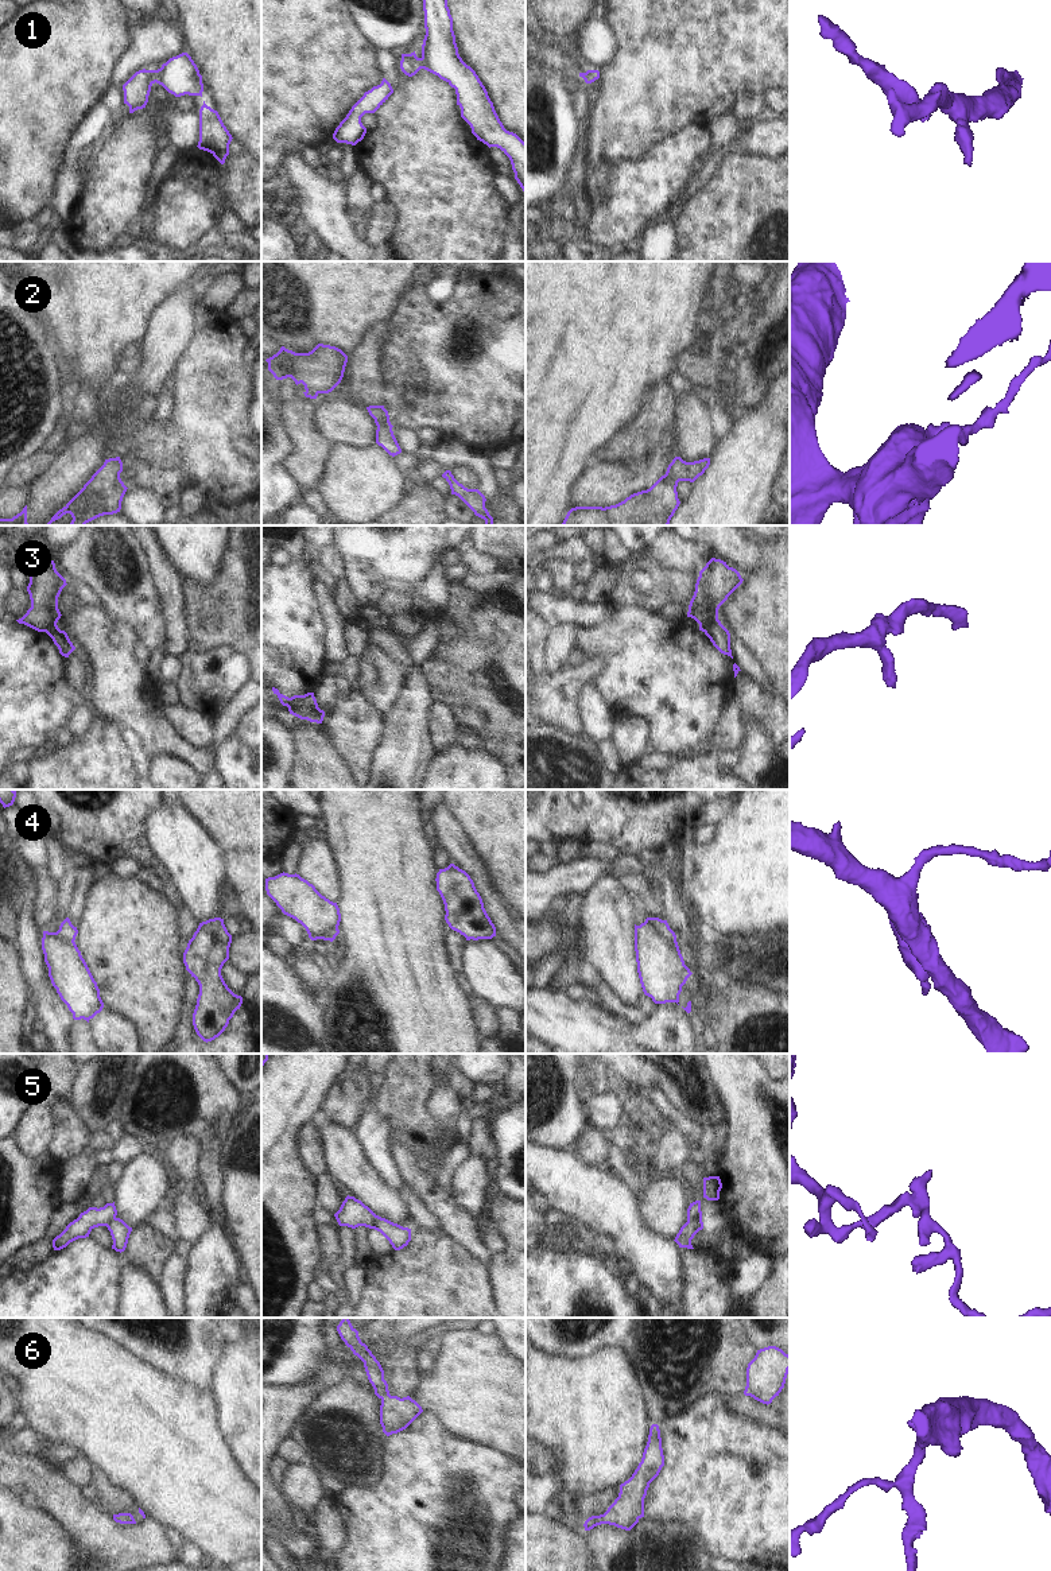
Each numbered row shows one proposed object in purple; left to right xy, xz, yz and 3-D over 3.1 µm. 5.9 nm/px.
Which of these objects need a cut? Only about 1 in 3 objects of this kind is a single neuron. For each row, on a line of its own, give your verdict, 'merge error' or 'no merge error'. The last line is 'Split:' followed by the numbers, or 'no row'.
1: merge error
2: no merge error
3: merge error
4: merge error
5: merge error
6: no merge error
Split: 1, 3, 4, 5

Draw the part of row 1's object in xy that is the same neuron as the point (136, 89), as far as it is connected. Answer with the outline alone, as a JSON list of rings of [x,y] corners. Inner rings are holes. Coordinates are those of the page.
[[[139,70],[124,85],[124,104],[129,106],[129,113],[146,108],[151,86],[156,82],[155,70]]]

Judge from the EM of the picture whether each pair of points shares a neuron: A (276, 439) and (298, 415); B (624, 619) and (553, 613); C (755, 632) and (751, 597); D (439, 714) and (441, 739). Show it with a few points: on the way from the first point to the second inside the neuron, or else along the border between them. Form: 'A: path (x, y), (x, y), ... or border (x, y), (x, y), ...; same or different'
A: border (283, 402), (282, 419), (293, 443), (286, 460); different
B: border (609, 613), (594, 625); different
C: path (755, 624), (755, 605); same
D: path (441, 720), (441, 733); same

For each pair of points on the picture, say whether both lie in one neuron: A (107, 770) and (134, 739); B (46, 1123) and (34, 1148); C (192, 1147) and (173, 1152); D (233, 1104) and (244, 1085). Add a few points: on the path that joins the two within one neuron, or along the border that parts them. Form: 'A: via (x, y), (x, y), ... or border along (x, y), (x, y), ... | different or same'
A: border along (127, 748), (131, 759) | different
B: via (39, 1129), (34, 1135), (34, 1141) | same
C: via (187, 1149), (177, 1152) | same
D: border along (220, 1067), (228, 1081), (245, 1097) | different

